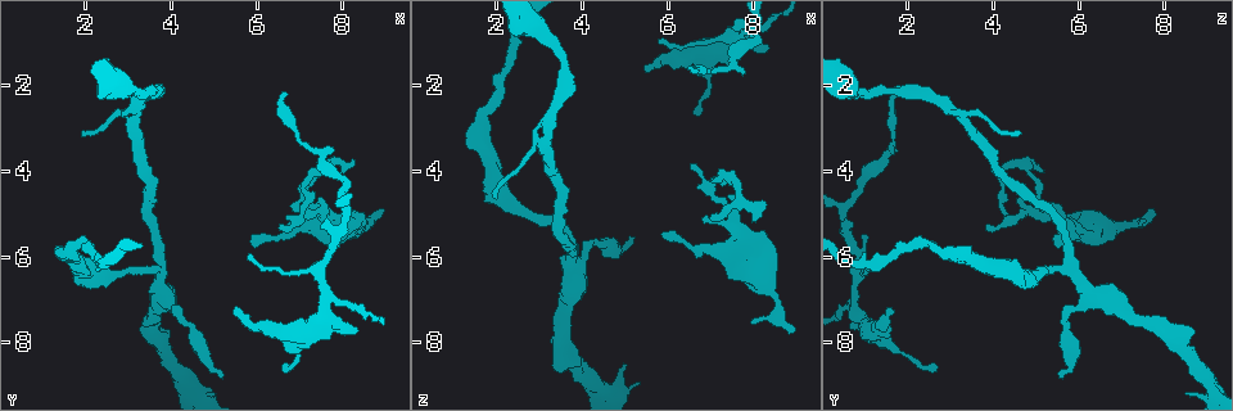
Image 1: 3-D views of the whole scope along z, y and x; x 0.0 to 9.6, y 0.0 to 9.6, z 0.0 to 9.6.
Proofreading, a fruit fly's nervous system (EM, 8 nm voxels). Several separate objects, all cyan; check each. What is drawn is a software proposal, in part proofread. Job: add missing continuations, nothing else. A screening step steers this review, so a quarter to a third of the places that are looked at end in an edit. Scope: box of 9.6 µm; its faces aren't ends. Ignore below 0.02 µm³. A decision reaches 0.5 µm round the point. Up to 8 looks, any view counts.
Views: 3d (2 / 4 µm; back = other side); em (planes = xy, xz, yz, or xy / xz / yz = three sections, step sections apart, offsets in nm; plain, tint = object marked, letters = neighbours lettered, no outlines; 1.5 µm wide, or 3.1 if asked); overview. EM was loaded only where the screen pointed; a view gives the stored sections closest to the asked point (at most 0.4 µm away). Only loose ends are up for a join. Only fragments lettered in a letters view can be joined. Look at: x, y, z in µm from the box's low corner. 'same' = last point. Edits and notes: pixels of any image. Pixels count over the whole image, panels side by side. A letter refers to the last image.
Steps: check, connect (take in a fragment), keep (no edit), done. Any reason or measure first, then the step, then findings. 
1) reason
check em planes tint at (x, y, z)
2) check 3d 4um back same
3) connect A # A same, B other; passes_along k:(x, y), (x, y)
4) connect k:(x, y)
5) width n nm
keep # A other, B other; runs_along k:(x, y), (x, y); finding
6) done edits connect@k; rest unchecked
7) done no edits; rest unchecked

branch stops here
check em yz step 4 letters at (5.50, 7.25, 1.60)

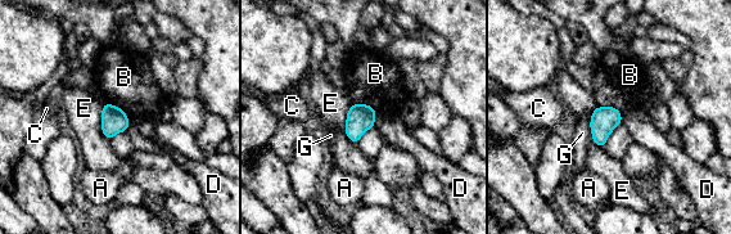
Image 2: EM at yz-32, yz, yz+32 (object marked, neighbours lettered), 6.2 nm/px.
cut it another way
check em planes letters same

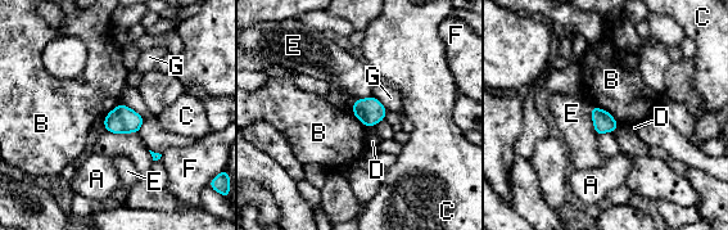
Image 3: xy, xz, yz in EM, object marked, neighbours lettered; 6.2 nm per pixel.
keep # A other, B other, C other, D other, E other, F other, G other; border 3:(592, 106), (605, 109), (619, 123); no lettered fragment goes on from it

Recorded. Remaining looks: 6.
long arm stops here
check em xy step 4 letters at (5.15, 8.85, 5.60)

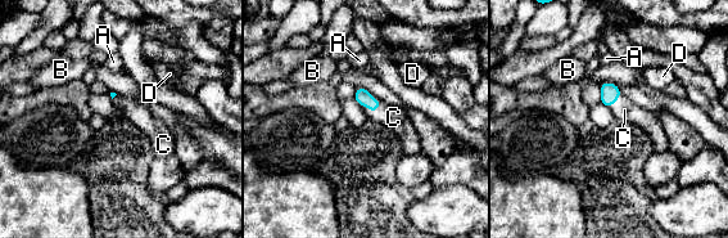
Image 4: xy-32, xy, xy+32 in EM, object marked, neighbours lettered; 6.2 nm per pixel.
connect C # A other, B other, C same, D other; passes_along 4:(362, 97), (372, 112), (393, 117); the neuron continues

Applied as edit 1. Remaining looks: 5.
free end
check 3d 4um at (5.95, 5.75, 5.45)

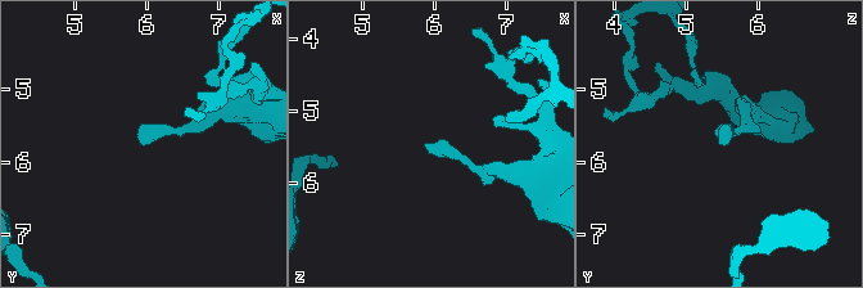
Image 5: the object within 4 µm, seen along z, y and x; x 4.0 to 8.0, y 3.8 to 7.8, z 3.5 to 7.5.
check em xz step 8 letters at (5.90, 5.80, 5.45)

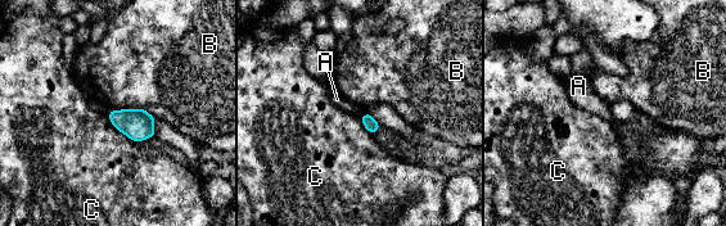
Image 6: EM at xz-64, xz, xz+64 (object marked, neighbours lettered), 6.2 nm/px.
check em planes letters same

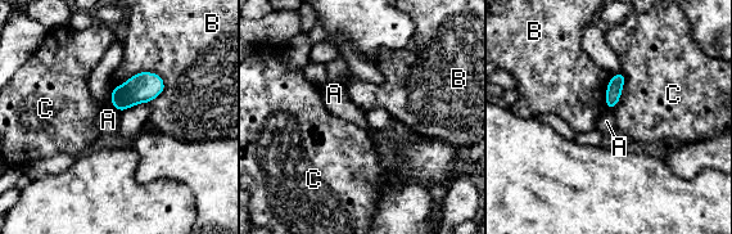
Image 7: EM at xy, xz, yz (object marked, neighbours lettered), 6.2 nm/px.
keep # A other, B other, C other; border 7:(111, 104), (120, 112); none of them fits

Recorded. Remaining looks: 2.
done edits connect@4; rest unchecked

